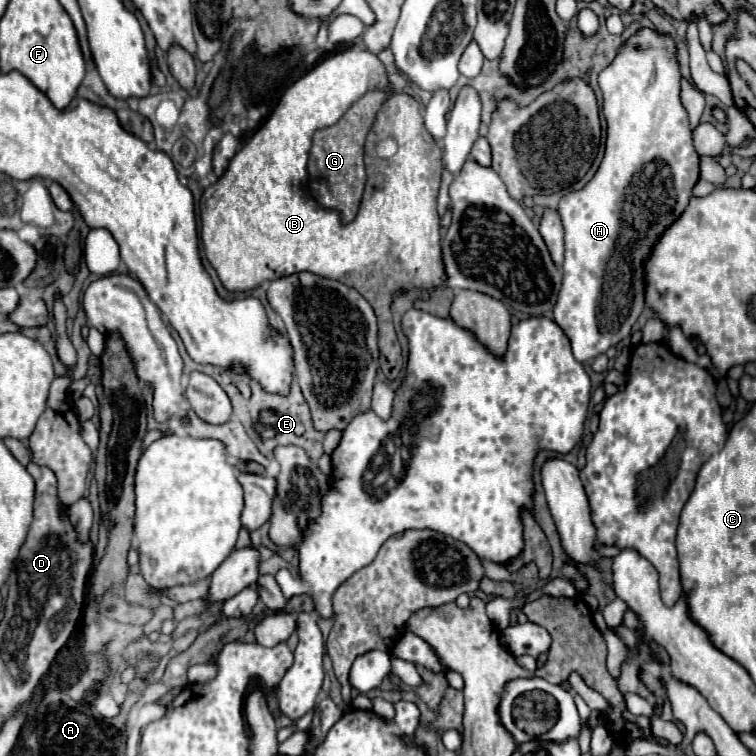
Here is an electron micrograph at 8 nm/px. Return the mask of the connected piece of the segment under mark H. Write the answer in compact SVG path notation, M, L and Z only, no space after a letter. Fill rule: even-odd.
M641 29L631 37L619 49L613 65L599 75L603 115L607 119L605 157L595 177L583 189L563 195L557 209L565 227L565 261L563 285L553 315L581 363L605 353L631 333L645 307L645 263L661 235L681 217L693 197L691 191L699 179L699 155L693 147L687 111L679 101L679 81L673 41L651 29Z

